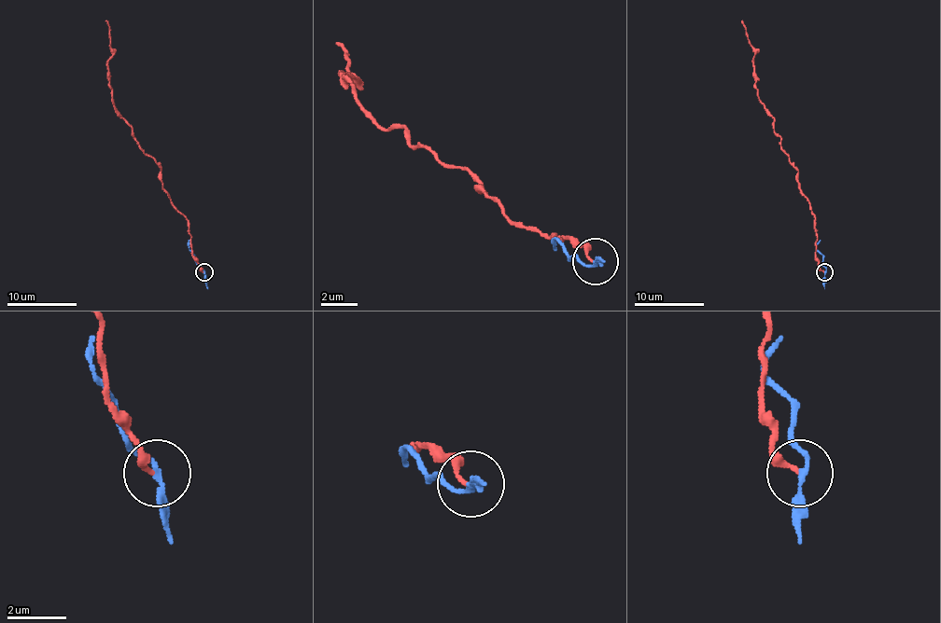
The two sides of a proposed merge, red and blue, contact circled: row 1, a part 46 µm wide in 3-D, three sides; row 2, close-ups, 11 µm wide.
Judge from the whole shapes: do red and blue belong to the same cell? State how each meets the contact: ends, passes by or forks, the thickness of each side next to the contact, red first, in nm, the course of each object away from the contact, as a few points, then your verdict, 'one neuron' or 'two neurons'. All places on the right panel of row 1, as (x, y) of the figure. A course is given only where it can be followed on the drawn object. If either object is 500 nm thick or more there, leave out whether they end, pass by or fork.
red ends there; blue passes by; 180 nm thick on the red side, 150 nm on the other; red runs (824, 271), (816, 255), (810, 203), (781, 147), (774, 118), (758, 97), (755, 48), (741, 20); blue runs (824, 271), (823, 255), (816, 247), (820, 241); two neurons

